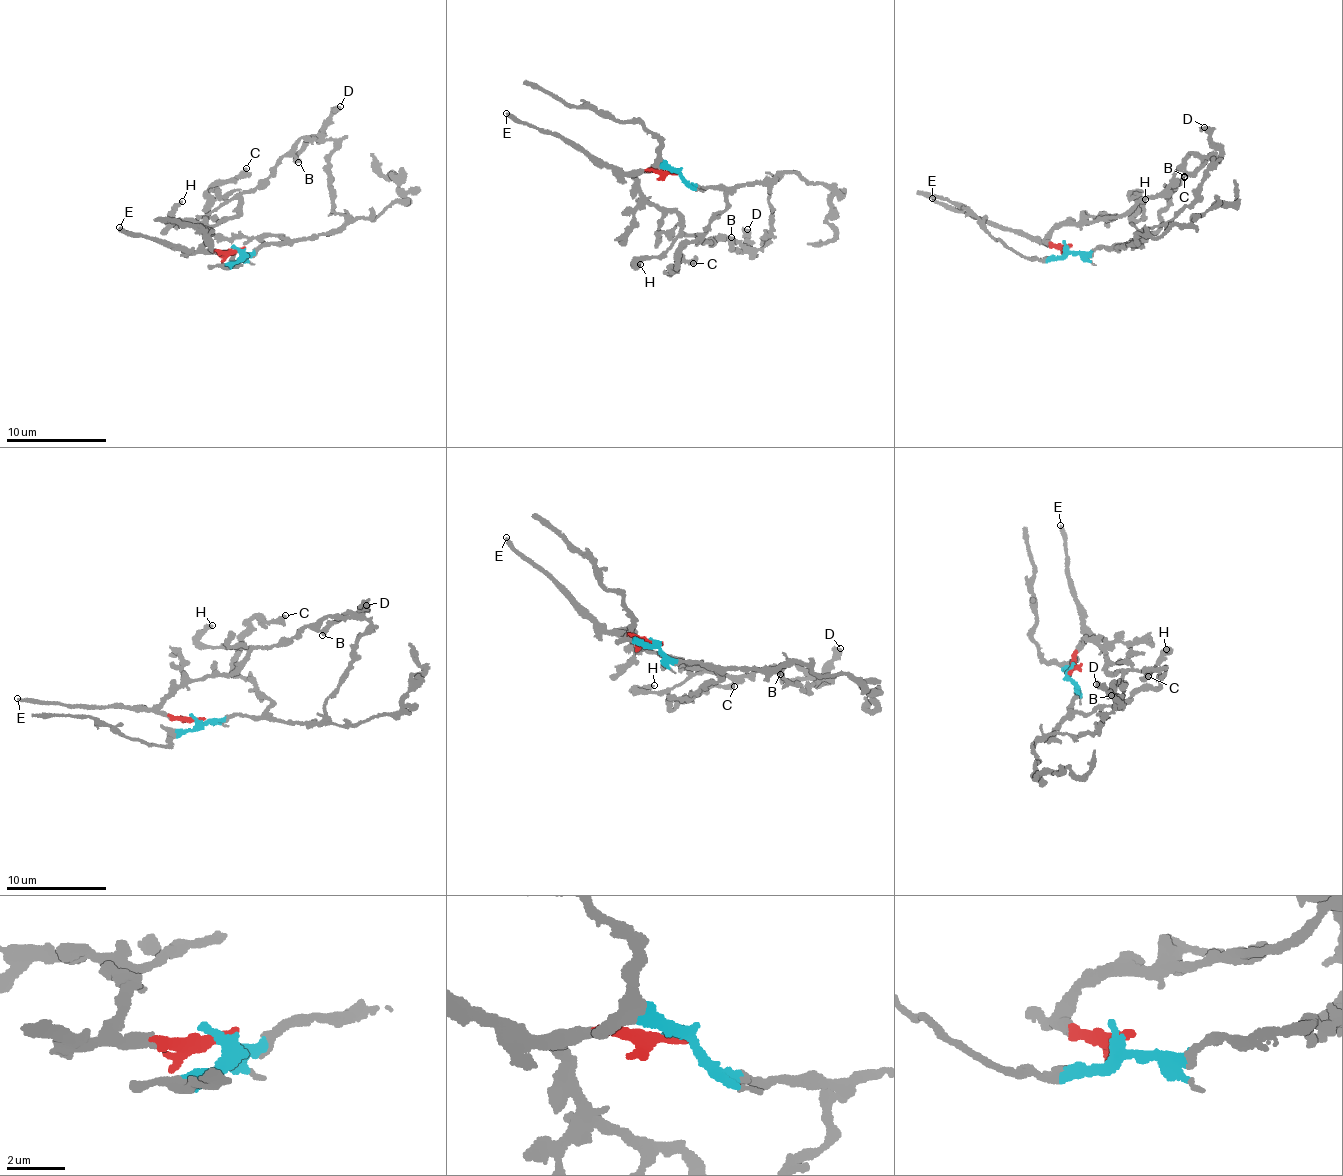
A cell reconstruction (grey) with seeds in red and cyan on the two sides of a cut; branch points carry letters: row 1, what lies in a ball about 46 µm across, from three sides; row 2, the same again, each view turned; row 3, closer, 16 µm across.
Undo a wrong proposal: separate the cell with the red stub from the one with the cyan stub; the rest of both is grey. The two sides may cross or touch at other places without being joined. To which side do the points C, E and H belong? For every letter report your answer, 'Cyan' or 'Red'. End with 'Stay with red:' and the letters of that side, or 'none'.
C: Cyan
E: Red
H: Red
Stay with red: E, H

